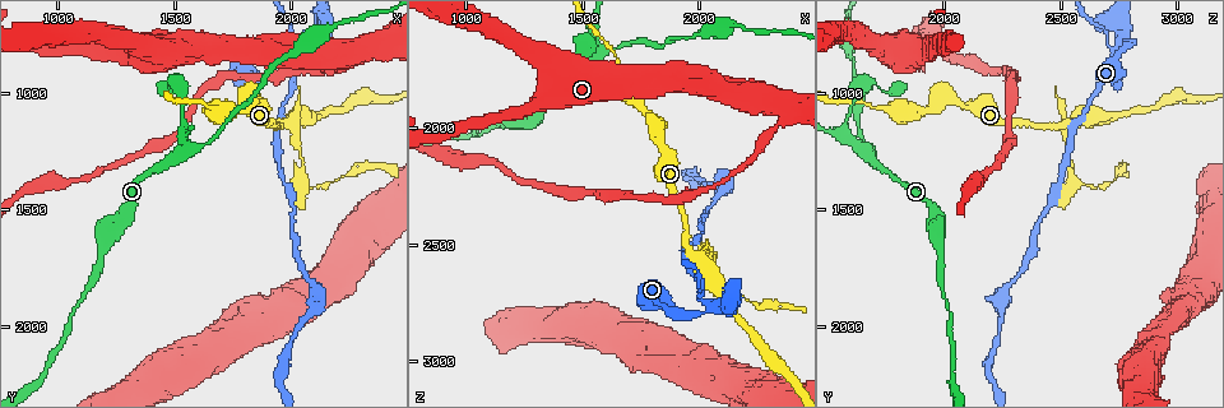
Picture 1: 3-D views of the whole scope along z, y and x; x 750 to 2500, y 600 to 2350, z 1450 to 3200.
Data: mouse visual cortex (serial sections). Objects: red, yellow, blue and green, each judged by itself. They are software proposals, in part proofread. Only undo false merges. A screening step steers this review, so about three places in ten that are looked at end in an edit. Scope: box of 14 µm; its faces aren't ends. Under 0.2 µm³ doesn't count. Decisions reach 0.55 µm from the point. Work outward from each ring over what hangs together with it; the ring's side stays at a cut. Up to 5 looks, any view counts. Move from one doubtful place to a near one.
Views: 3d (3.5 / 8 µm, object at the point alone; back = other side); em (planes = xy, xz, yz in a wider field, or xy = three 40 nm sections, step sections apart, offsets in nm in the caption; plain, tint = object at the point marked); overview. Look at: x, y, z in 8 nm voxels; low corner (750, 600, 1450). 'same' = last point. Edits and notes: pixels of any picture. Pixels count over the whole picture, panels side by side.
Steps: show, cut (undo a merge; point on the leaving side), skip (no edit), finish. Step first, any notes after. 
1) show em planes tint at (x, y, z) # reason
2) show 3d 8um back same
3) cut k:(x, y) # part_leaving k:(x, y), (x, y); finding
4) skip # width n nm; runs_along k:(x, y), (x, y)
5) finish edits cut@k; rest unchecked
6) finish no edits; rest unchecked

show 3d 3.5um at (1650, 1070, 1750) # thick turns thin

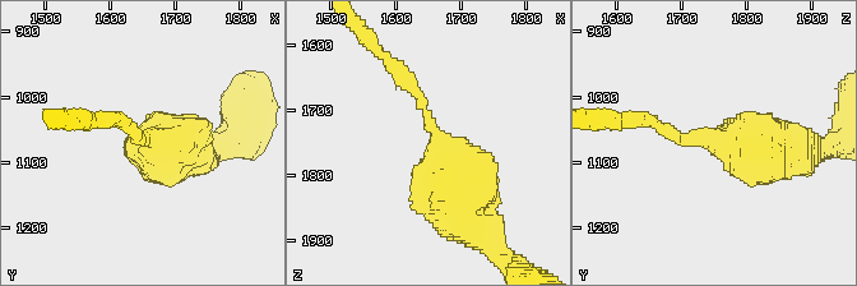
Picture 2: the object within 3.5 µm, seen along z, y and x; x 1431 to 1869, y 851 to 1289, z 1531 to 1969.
show em planes plain at (1670, 1065, 1745)

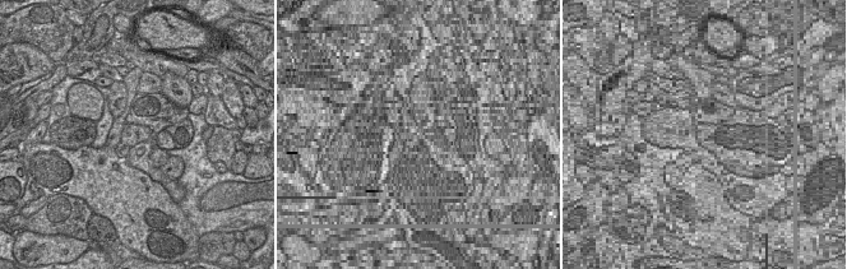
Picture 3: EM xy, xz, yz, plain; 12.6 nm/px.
show em planes tint same

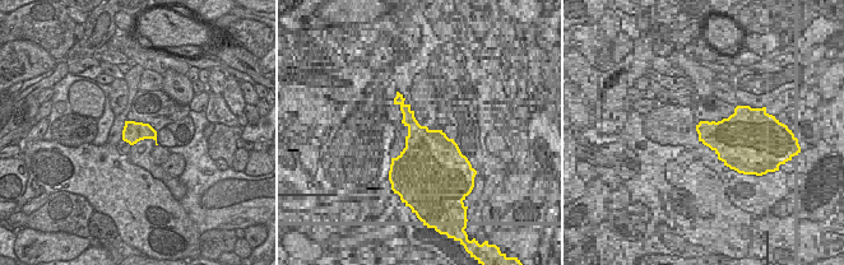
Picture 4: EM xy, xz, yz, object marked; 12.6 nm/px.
skip # runs_along 2:(466, 216), (445, 147), (398, 72); all the same cell

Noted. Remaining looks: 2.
show 3d 3.5um at (1970, 1140, 2560)

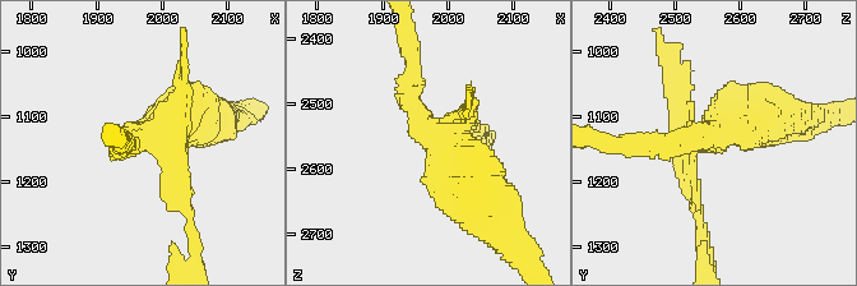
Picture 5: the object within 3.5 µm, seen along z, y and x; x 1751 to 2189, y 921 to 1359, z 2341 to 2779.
show em xy step 2 tint at (1975, 1130, 2550) # shape alone is not enough

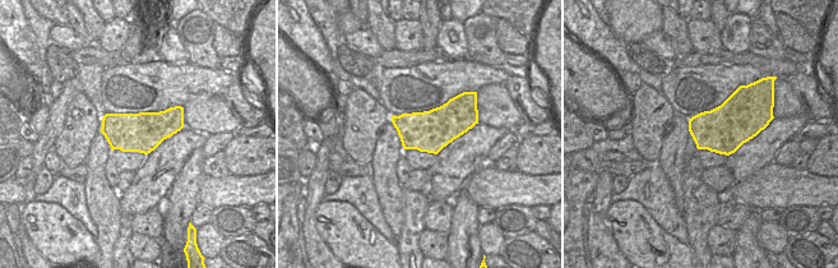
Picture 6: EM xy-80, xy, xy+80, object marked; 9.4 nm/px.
skip # runs_along 5:(413, 59), (417, 121), (483, 197); continuous, no second cell

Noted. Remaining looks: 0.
finish no edits; rest unchecked

